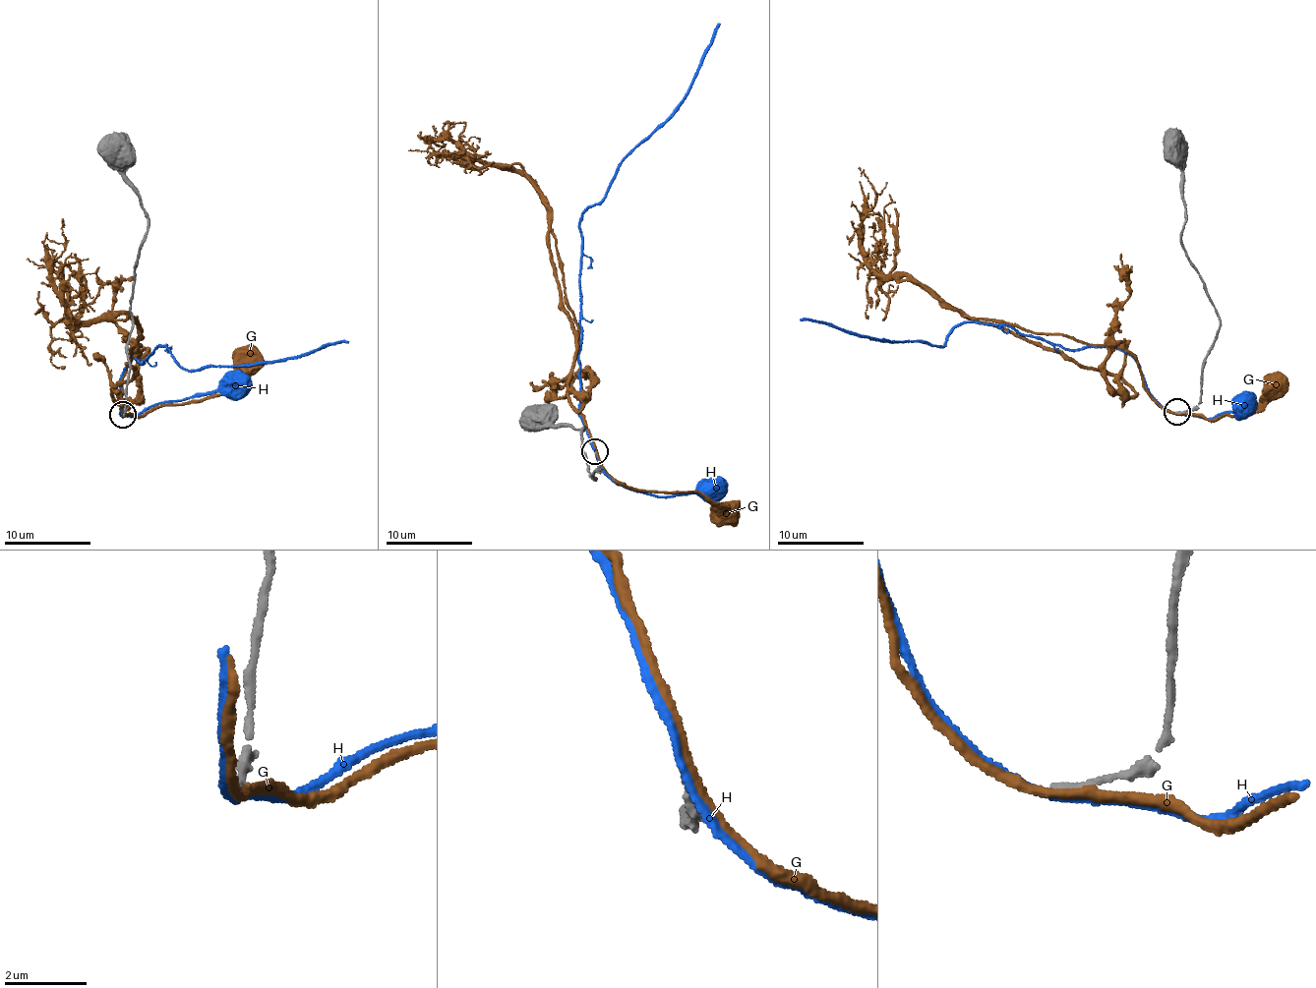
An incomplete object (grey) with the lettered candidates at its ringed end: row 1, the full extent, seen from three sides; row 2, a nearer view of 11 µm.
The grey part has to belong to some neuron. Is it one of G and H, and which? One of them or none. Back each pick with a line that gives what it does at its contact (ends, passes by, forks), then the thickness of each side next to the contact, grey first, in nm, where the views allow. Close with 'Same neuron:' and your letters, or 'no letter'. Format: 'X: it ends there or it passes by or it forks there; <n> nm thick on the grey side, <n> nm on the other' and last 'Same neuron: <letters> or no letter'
Same neuron: no letter

